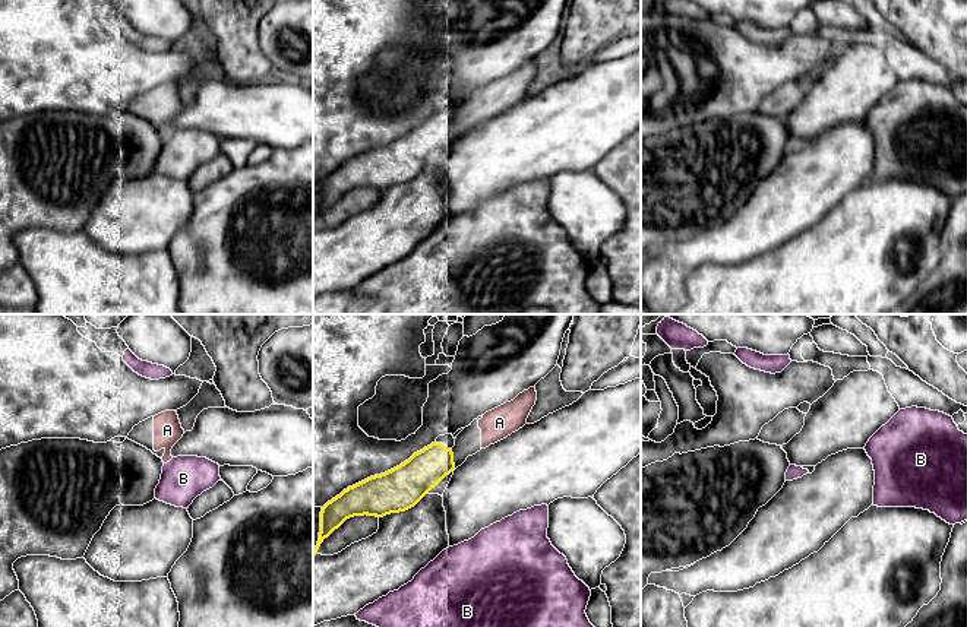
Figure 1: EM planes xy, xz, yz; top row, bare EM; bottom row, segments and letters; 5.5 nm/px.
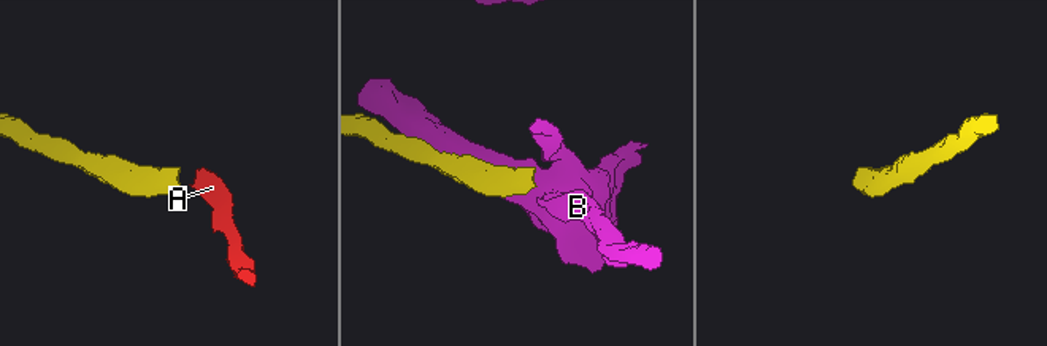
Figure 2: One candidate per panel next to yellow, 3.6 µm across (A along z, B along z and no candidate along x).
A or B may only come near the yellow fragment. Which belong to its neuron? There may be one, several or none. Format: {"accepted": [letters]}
{"accepted": ["A"]}

